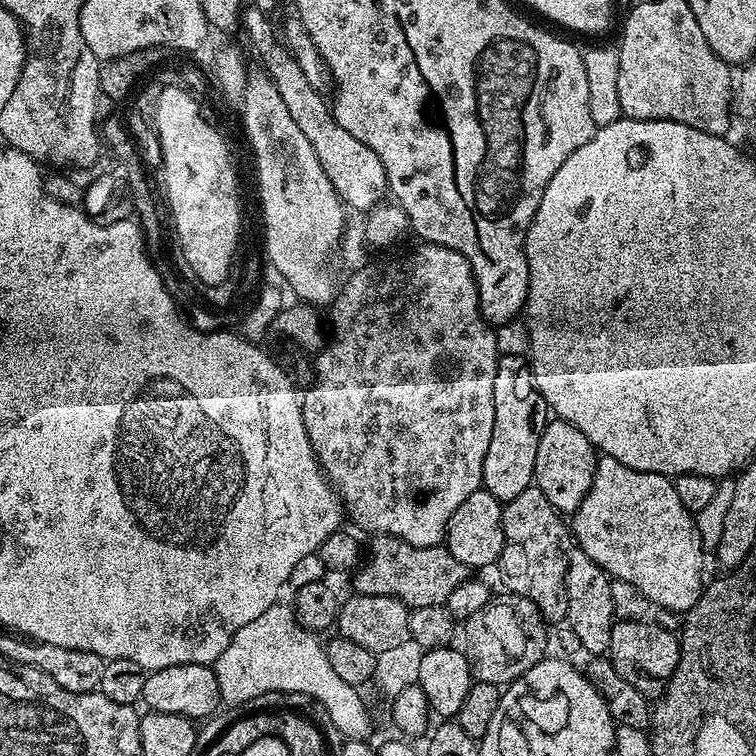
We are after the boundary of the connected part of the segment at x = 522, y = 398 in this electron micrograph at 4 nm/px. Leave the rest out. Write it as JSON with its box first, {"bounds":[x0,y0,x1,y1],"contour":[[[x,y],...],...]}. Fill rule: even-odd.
{"bounds":[482,356,549,502],"contour":[[[500,356],[494,374],[494,434],[490,438],[490,450],[486,450],[486,462],[482,466],[483,491],[494,494],[498,501],[506,502],[510,498],[518,498],[522,490],[533,487],[538,442],[549,419],[548,403],[533,384],[525,357]]]}

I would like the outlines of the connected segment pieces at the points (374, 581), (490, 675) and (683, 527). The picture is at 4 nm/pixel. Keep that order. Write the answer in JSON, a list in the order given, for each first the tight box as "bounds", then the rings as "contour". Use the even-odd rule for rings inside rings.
[{"bounds":[354,535,470,609],"contour":[[[377,535],[373,540],[376,541],[372,549],[369,552],[367,549],[362,563],[354,572],[355,591],[361,596],[393,596],[408,605],[409,609],[435,604],[444,606],[450,598],[450,590],[469,579],[470,569],[458,562],[458,558],[454,558],[447,547],[410,546],[410,542],[402,542],[393,536]]]},{"bounds":[462,591,549,686],"contour":[[[505,591],[503,595],[493,595],[488,604],[478,610],[478,614],[470,614],[470,618],[462,624],[463,647],[473,677],[482,684],[507,686],[526,674],[530,666],[545,659],[547,653],[544,651],[548,648],[549,625],[538,606],[534,606],[530,598],[522,598],[510,591]]]},{"bounds":[570,455,706,614],"contour":[[[601,455],[596,462],[594,482],[582,500],[582,506],[571,517],[570,532],[578,543],[579,551],[590,554],[598,566],[613,580],[630,582],[650,598],[657,609],[687,614],[696,607],[700,593],[706,587],[704,557],[706,551],[699,538],[693,513],[682,506],[675,483],[669,477],[653,472],[622,466],[618,458]]]}]

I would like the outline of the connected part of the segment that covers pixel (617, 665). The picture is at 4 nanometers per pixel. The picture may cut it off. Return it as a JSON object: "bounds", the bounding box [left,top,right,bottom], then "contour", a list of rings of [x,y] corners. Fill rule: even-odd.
{"bounds":[606,620,680,698],"contour":[[[617,620],[610,634],[610,646],[606,653],[607,659],[612,661],[614,670],[634,690],[649,698],[656,698],[668,687],[670,678],[678,666],[680,658],[680,636],[660,624],[652,624],[646,620]]]}

